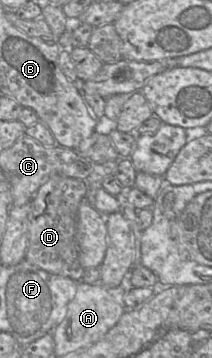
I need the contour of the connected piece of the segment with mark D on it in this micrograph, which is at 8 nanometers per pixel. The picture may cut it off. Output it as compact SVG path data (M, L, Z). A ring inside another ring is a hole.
M52 176L37 190L29 214L29 245L25 256L29 263L52 274L77 282L82 280L85 268L78 257L76 229L79 205L86 199L87 188L85 180Z

